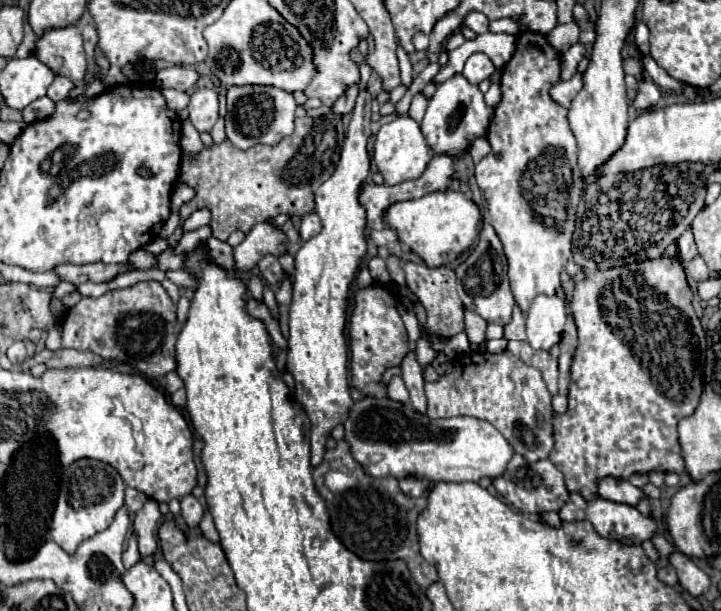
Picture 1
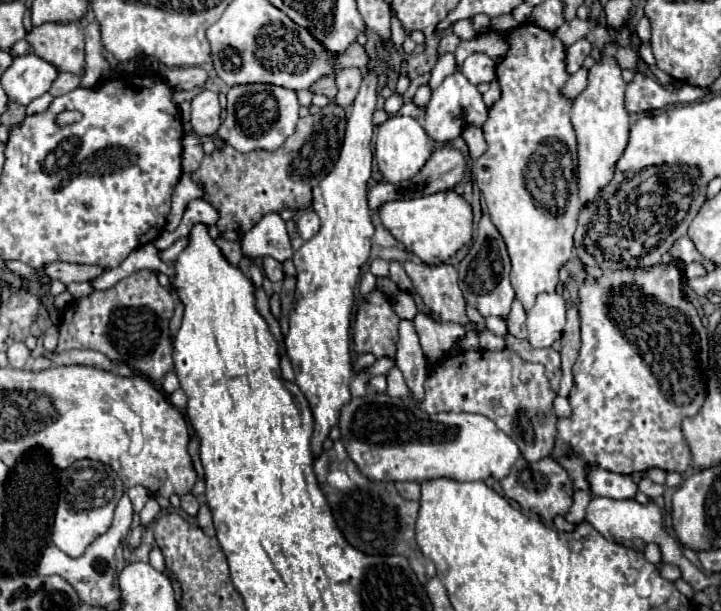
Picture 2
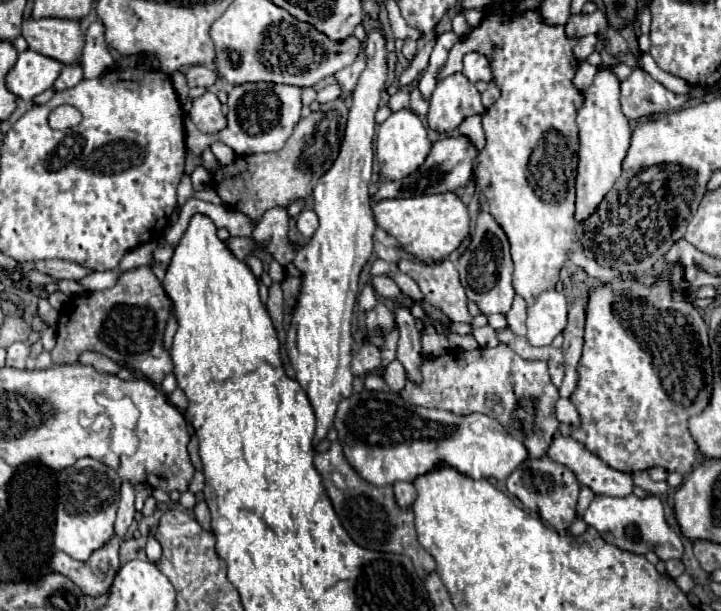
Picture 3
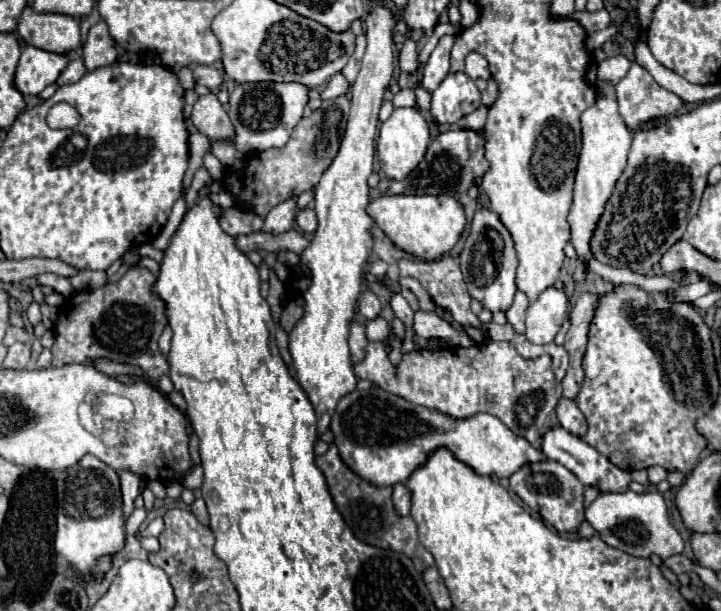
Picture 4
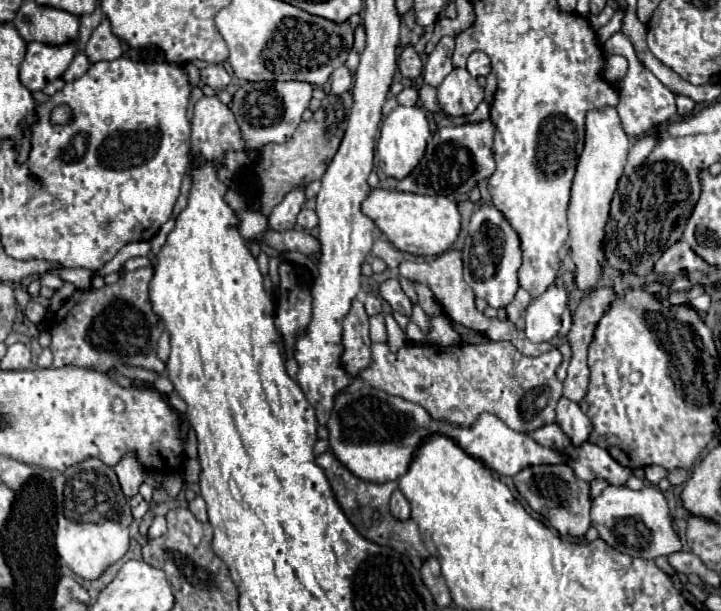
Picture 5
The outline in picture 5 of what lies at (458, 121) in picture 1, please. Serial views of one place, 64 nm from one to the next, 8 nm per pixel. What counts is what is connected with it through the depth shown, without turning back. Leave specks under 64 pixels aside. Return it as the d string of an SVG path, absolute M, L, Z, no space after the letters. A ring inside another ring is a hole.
M454 68L438 86L438 106L446 116L466 116L484 100L484 90L468 70Z

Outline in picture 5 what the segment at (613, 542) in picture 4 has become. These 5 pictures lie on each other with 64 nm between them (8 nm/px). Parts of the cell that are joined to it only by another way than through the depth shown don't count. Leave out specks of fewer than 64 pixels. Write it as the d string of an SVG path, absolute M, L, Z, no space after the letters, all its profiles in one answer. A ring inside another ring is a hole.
M606 486L602 494L592 500L590 520L606 544L628 556L652 560L656 556L670 556L682 550L680 536L674 532L670 522L666 498L656 486L646 486L638 492L628 486Z

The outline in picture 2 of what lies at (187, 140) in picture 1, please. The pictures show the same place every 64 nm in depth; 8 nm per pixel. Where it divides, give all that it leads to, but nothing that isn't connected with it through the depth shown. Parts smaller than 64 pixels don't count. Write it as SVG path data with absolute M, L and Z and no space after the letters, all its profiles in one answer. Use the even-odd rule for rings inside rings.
M190 132L190 134L184 134L182 138L182 168L184 172L194 172L200 162L202 162L202 156L204 156L204 150L202 150L202 142L200 142L200 136L196 132Z

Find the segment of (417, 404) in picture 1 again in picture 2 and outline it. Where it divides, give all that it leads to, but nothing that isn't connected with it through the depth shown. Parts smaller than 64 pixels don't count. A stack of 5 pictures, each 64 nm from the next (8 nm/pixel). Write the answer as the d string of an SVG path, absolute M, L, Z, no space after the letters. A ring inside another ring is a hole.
M408 320L400 322L396 366L400 368L414 402L420 404L424 398L424 380L426 380L428 370L426 370L426 356L418 342L418 334L414 330L414 324Z

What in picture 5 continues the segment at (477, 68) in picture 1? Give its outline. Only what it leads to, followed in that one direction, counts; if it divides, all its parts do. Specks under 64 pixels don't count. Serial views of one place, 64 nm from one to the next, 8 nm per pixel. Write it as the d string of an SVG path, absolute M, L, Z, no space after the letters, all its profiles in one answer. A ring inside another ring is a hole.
M472 52L468 58L466 70L476 78L476 76L488 76L490 74L490 60L484 52Z

